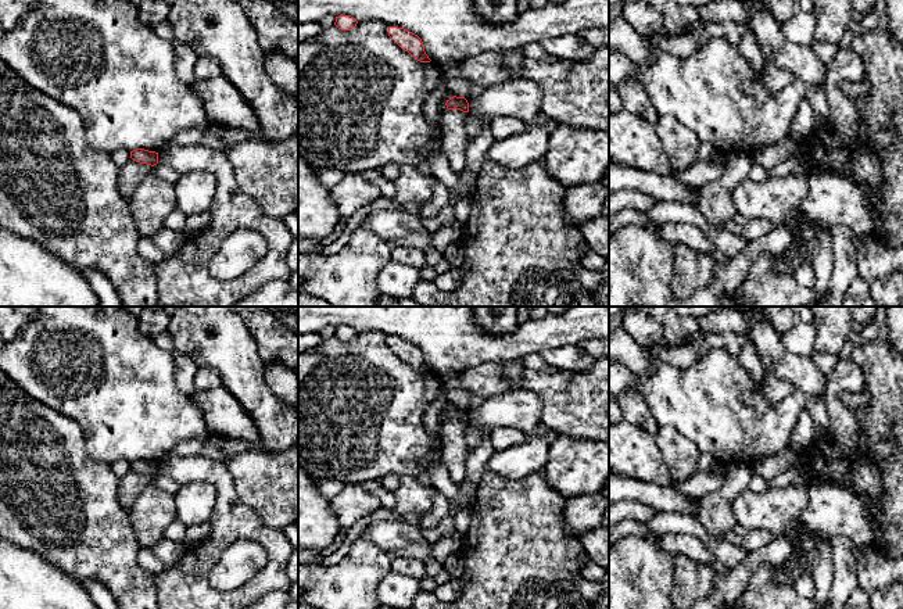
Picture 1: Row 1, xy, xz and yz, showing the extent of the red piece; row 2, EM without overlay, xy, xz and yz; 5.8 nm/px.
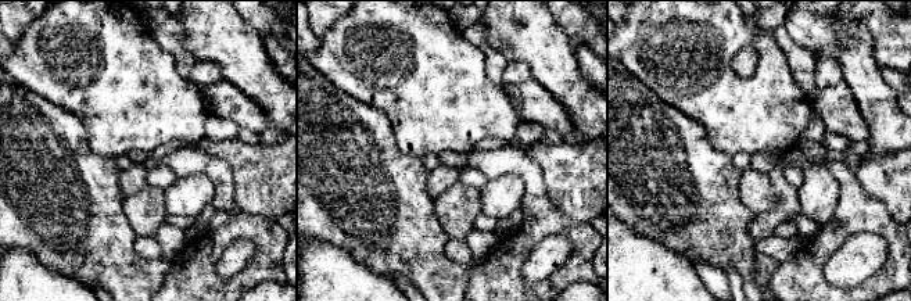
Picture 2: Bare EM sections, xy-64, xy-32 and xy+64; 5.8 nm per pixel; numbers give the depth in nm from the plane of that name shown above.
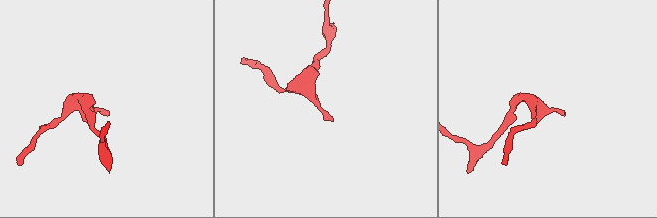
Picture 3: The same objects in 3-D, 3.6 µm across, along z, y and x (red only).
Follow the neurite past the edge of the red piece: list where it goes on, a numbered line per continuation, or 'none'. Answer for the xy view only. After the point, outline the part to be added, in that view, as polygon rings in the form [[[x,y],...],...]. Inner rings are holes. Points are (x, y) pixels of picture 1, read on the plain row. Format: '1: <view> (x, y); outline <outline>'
none

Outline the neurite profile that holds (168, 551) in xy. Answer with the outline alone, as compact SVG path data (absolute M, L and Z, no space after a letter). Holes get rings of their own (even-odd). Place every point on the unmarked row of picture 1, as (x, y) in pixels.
M161 538L151 549L164 567L171 567L183 556L187 547L182 541Z

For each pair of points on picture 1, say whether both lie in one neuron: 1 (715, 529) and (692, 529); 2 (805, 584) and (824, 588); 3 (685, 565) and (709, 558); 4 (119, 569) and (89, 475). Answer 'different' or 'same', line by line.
1: different
2: different
3: different
4: same

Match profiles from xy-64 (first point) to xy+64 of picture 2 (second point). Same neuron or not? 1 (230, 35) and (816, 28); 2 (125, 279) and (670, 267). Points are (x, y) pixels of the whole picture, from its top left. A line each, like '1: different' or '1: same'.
1: same
2: different

